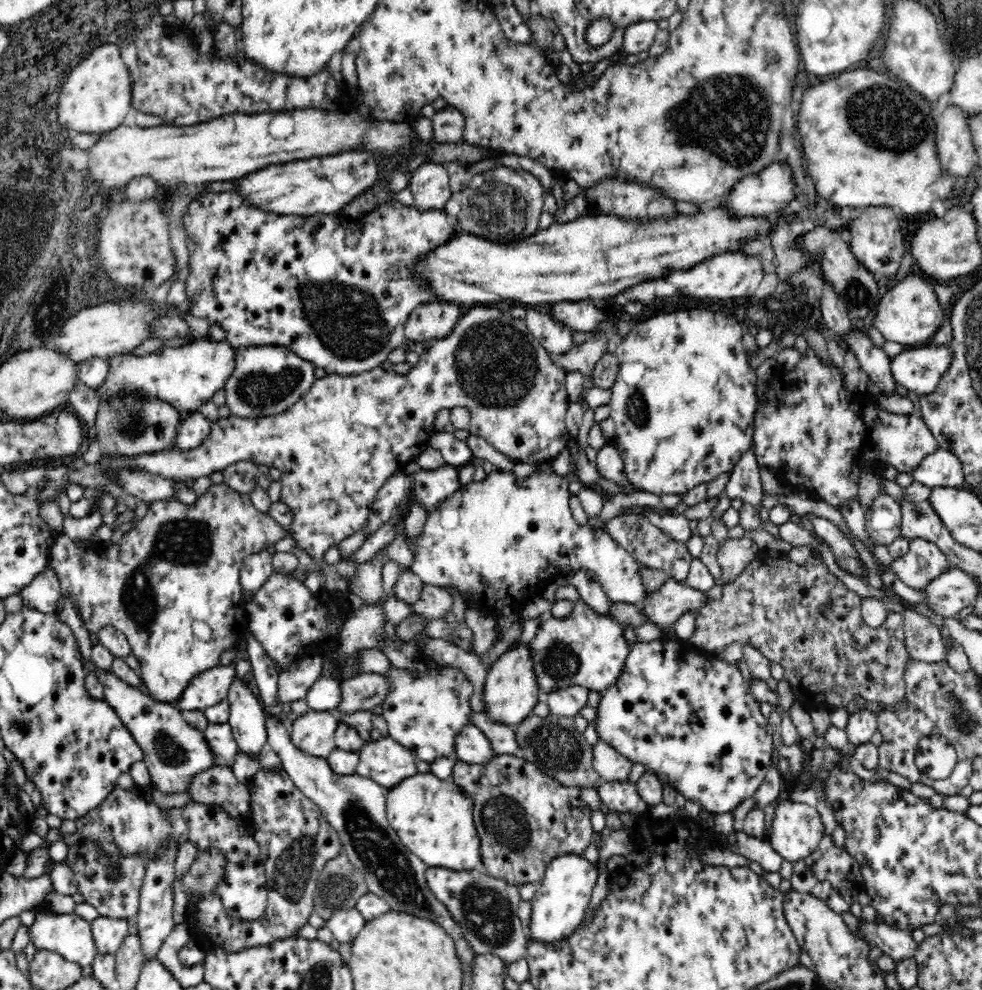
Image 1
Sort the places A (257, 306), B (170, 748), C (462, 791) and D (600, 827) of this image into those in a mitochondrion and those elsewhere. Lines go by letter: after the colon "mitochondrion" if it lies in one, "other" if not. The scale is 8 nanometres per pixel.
A: other
B: mitochondrion
C: other
D: other

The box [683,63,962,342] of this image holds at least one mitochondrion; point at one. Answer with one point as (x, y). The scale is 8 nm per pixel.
(871, 114)

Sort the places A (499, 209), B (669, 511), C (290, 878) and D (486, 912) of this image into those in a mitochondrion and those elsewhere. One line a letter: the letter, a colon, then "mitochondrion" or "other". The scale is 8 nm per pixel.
A: mitochondrion
B: other
C: mitochondrion
D: mitochondrion

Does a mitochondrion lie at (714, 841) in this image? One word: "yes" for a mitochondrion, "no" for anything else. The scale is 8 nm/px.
no

